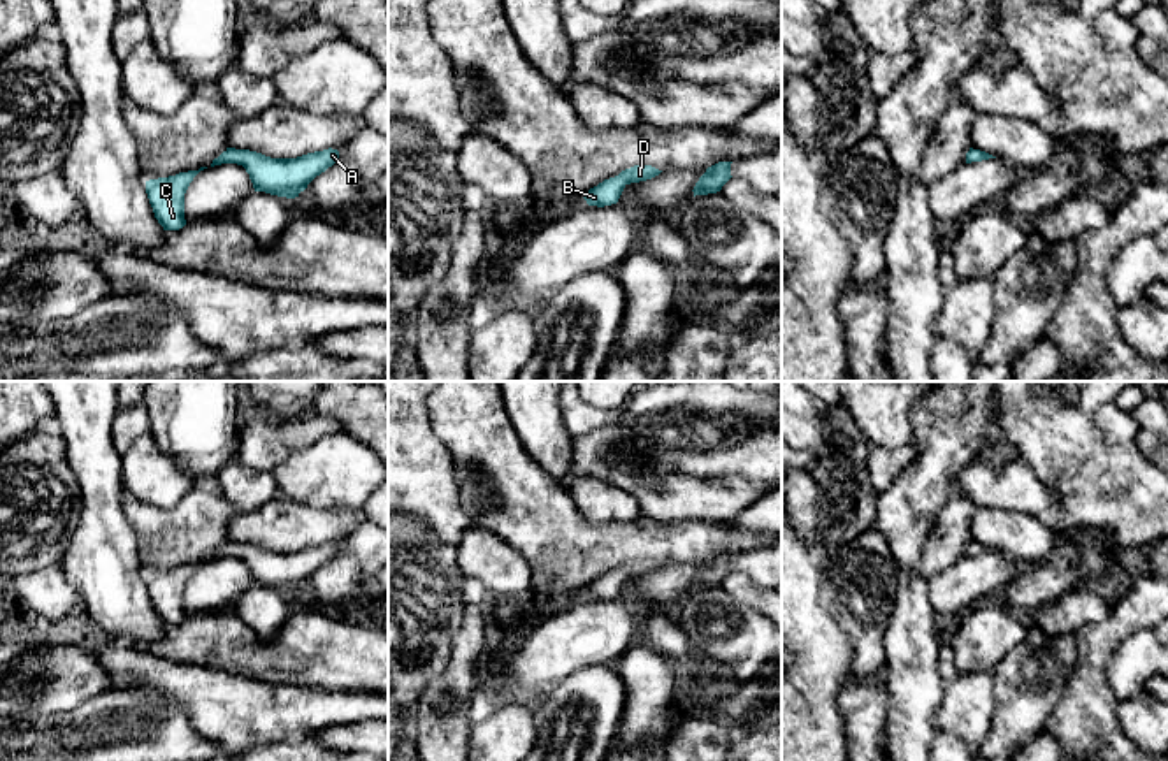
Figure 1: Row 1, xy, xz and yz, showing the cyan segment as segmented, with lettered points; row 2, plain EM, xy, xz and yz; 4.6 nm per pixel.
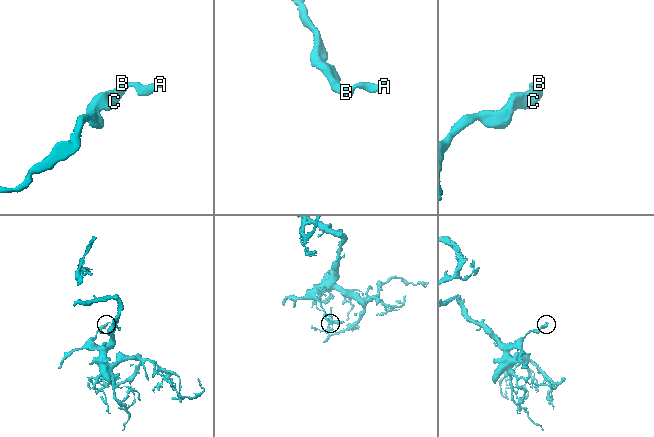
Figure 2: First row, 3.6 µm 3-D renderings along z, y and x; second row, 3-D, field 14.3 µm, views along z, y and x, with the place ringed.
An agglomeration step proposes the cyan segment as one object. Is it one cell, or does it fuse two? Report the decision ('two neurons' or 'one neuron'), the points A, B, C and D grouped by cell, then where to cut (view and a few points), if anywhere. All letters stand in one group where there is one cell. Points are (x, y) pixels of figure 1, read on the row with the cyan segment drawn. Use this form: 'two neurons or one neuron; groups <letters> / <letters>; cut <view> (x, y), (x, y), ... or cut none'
one neuron; groups A B C D; cut none

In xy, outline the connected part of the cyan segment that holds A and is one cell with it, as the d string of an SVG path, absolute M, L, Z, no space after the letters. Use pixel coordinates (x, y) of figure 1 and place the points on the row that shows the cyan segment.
M227 148L211 167L237 163L246 169L255 192L295 199L307 185L339 162L337 149L323 149L297 158L270 158L249 149Z

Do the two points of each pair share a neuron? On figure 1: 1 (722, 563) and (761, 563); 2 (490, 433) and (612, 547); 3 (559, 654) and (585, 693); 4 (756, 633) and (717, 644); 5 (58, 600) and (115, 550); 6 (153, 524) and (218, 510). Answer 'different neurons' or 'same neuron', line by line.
1: same neuron
2: same neuron
3: different neurons
4: same neuron
5: different neurons
6: same neuron

